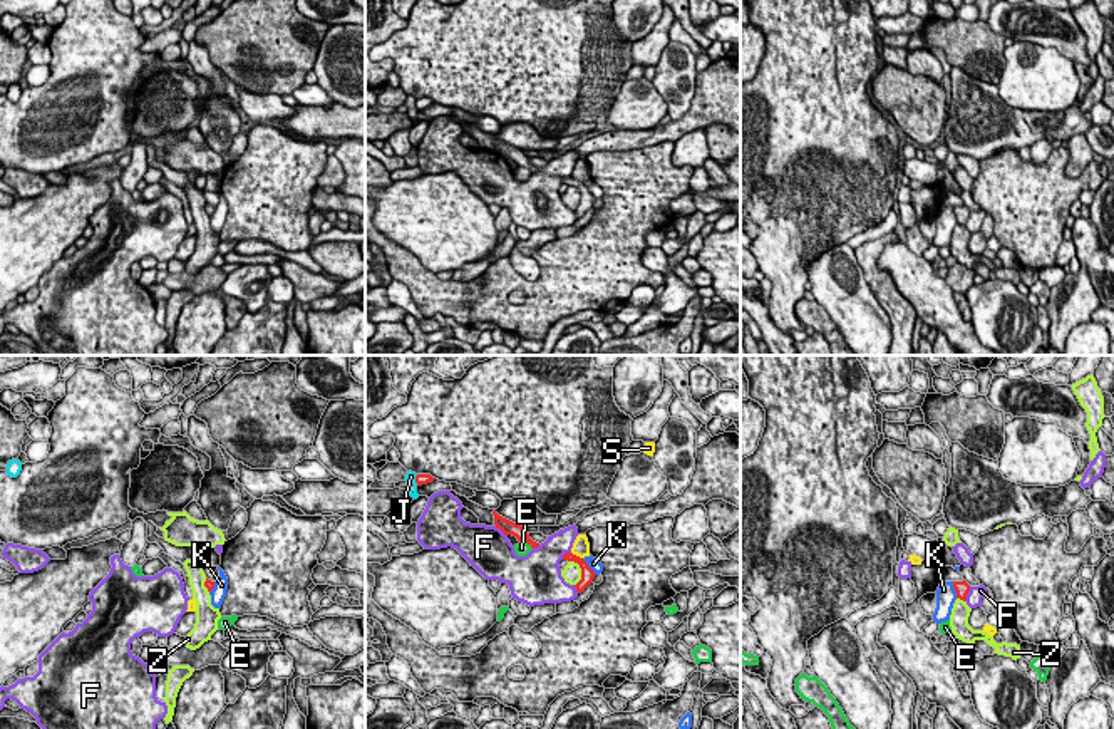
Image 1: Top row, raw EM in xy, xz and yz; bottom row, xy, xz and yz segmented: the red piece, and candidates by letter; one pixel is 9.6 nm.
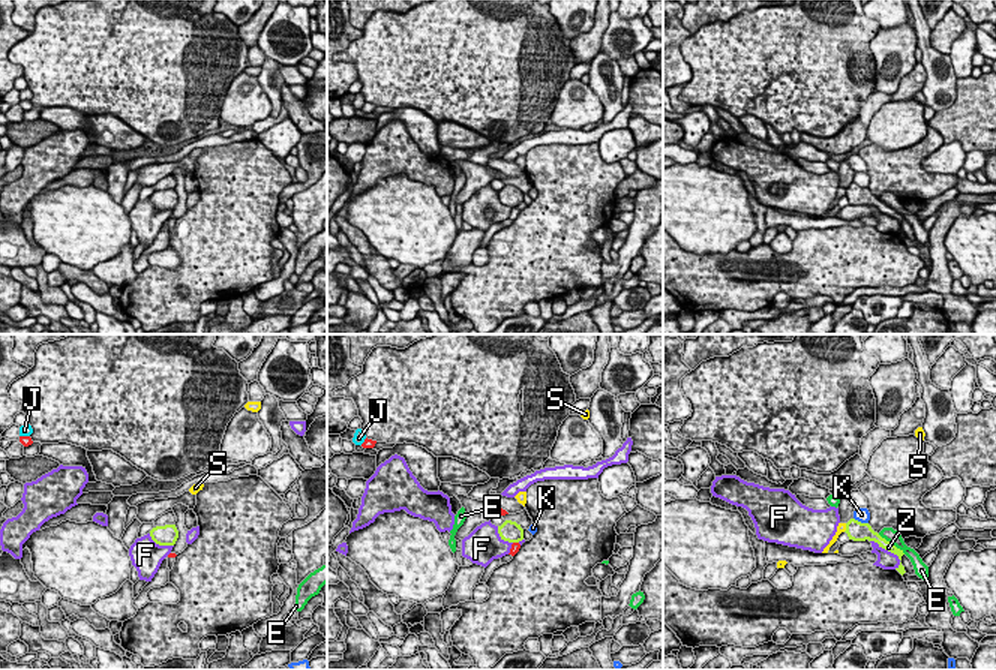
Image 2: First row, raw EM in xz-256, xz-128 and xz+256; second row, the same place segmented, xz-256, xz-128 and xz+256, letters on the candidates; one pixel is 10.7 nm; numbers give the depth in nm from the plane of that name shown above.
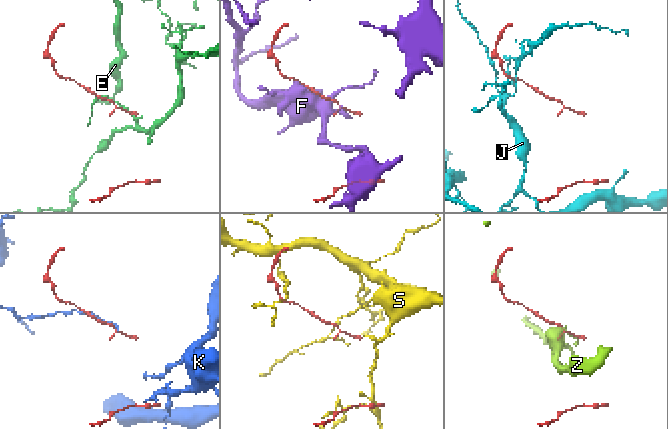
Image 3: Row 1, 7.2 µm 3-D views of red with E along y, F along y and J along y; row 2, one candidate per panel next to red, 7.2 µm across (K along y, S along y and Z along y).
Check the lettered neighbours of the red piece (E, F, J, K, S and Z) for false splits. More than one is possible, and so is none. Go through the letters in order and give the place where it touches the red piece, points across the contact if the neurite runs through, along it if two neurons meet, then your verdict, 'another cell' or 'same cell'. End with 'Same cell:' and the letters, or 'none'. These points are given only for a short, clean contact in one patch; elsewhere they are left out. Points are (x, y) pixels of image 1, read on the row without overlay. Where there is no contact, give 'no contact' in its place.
E: xz (526, 166) | another cell
F: yz (967, 218) | another cell
J: xz (416, 104) | another cell
K: xz (588, 191) | along xz (582, 183), (597, 198) | another cell
S: xz (575, 180) | another cell
Z: xz (582, 195) | another cell
Same cell: none

